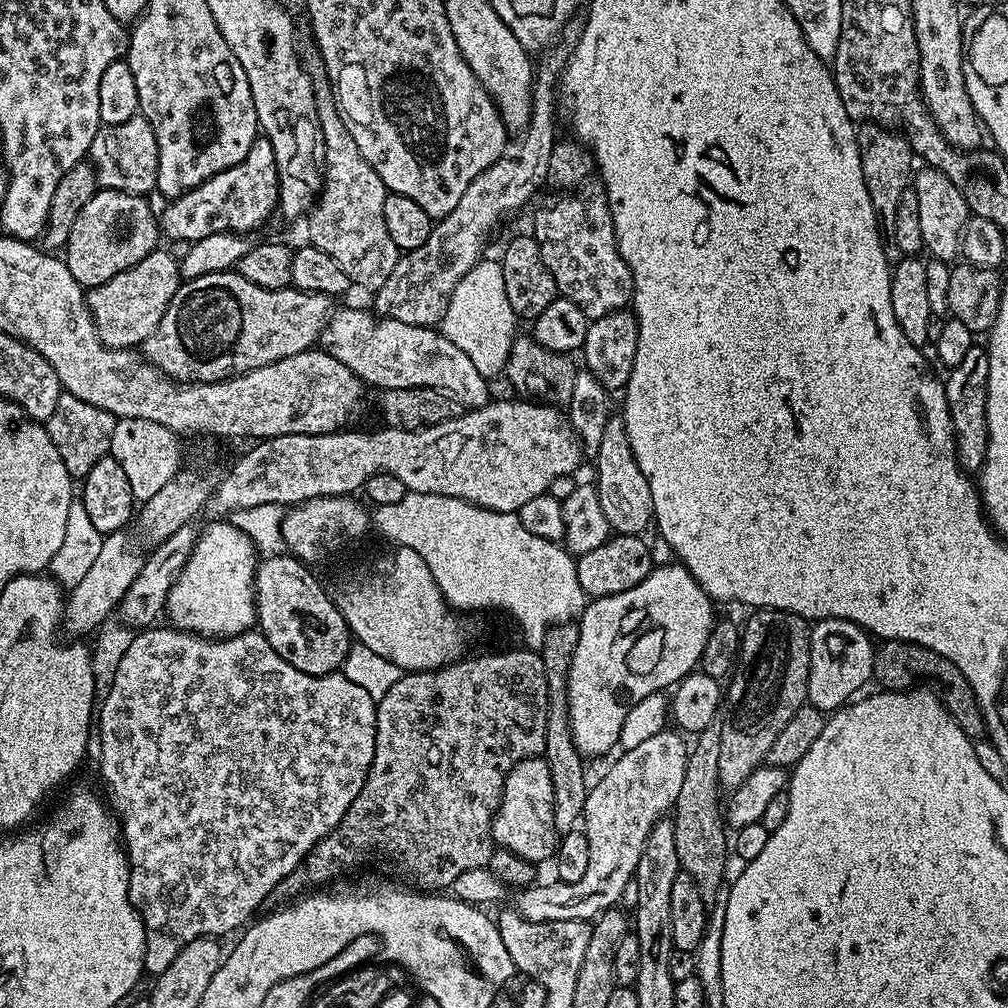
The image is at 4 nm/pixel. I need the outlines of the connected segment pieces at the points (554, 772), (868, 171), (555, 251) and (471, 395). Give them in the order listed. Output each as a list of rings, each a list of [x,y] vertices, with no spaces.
[[[569,622],[552,625],[541,644],[540,653],[547,678],[547,730],[544,759],[550,766],[551,782],[554,785],[554,820],[557,833],[573,831],[583,817],[585,800],[588,797],[588,781],[584,772],[585,759],[574,746],[569,722],[568,678],[570,662],[578,642],[578,626]]]
[[[871,122],[861,123],[857,127],[856,141],[860,151],[866,190],[870,194],[870,202],[879,219],[880,231],[884,234],[890,234],[894,230],[894,216],[898,214],[898,202],[902,198],[902,194],[909,191],[910,181],[914,176],[912,147],[908,144],[907,135],[883,124]]]
[[[585,182],[565,196],[568,196],[565,200],[541,214],[534,229],[542,262],[554,274],[557,293],[582,306],[589,321],[628,308],[632,302],[632,275],[616,245],[616,231],[603,184]]]
[[[344,308],[333,311],[328,317],[328,324],[320,332],[318,341],[323,351],[329,352],[338,362],[350,366],[350,370],[365,385],[373,384],[376,390],[386,388],[436,388],[439,392],[449,393],[453,400],[464,405],[465,409],[480,408],[489,403],[488,396],[489,381],[478,374],[478,366],[466,358],[450,338],[446,338],[443,332],[435,327],[424,327],[422,325],[407,325],[392,319],[381,318],[371,311],[363,312],[360,308]]]

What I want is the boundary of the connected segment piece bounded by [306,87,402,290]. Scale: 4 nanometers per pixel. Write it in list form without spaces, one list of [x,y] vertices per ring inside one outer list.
[[[317,87],[316,98],[320,114],[320,129],[324,135],[324,186],[315,204],[311,205],[307,213],[308,236],[310,244],[318,250],[325,251],[345,271],[351,283],[356,288],[370,288],[377,290],[387,278],[402,255],[400,249],[394,246],[390,234],[386,234],[386,218],[382,218],[382,206],[390,195],[388,187],[378,178],[374,166],[362,158],[358,146],[354,146],[354,138],[346,130],[346,126],[340,117],[340,109],[337,108],[335,99],[326,89]]]

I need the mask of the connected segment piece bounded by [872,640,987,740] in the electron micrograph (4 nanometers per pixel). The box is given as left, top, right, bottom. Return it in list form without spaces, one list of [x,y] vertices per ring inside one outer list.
[[[885,640],[880,647],[873,651],[872,675],[873,681],[880,684],[885,691],[908,691],[913,687],[919,677],[933,676],[934,679],[948,687],[948,696],[945,697],[945,707],[951,711],[955,721],[962,726],[962,730],[971,739],[979,739],[985,735],[987,728],[984,716],[981,714],[973,688],[962,674],[962,670],[954,662],[942,654],[935,654],[934,650],[927,650],[916,643],[903,643],[900,640]]]

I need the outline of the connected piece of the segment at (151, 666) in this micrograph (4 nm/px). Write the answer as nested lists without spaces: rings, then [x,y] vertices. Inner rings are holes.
[[[153,626],[137,631],[130,647],[118,662],[114,678],[103,693],[98,708],[98,732],[100,728],[100,776],[108,787],[106,804],[118,821],[124,855],[128,857],[128,901],[140,915],[144,924],[144,966],[152,978],[161,976],[178,958],[178,954],[194,938],[223,937],[224,928],[245,927],[257,915],[256,907],[275,893],[278,882],[286,878],[304,862],[304,856],[319,840],[326,839],[342,822],[342,814],[350,810],[350,802],[358,798],[362,782],[370,770],[374,758],[374,739],[360,740],[360,732],[375,733],[377,701],[362,690],[362,686],[350,682],[339,671],[328,676],[302,674],[286,658],[282,658],[266,642],[258,630],[243,632],[237,636],[205,639],[191,632],[182,632],[171,626]]]

